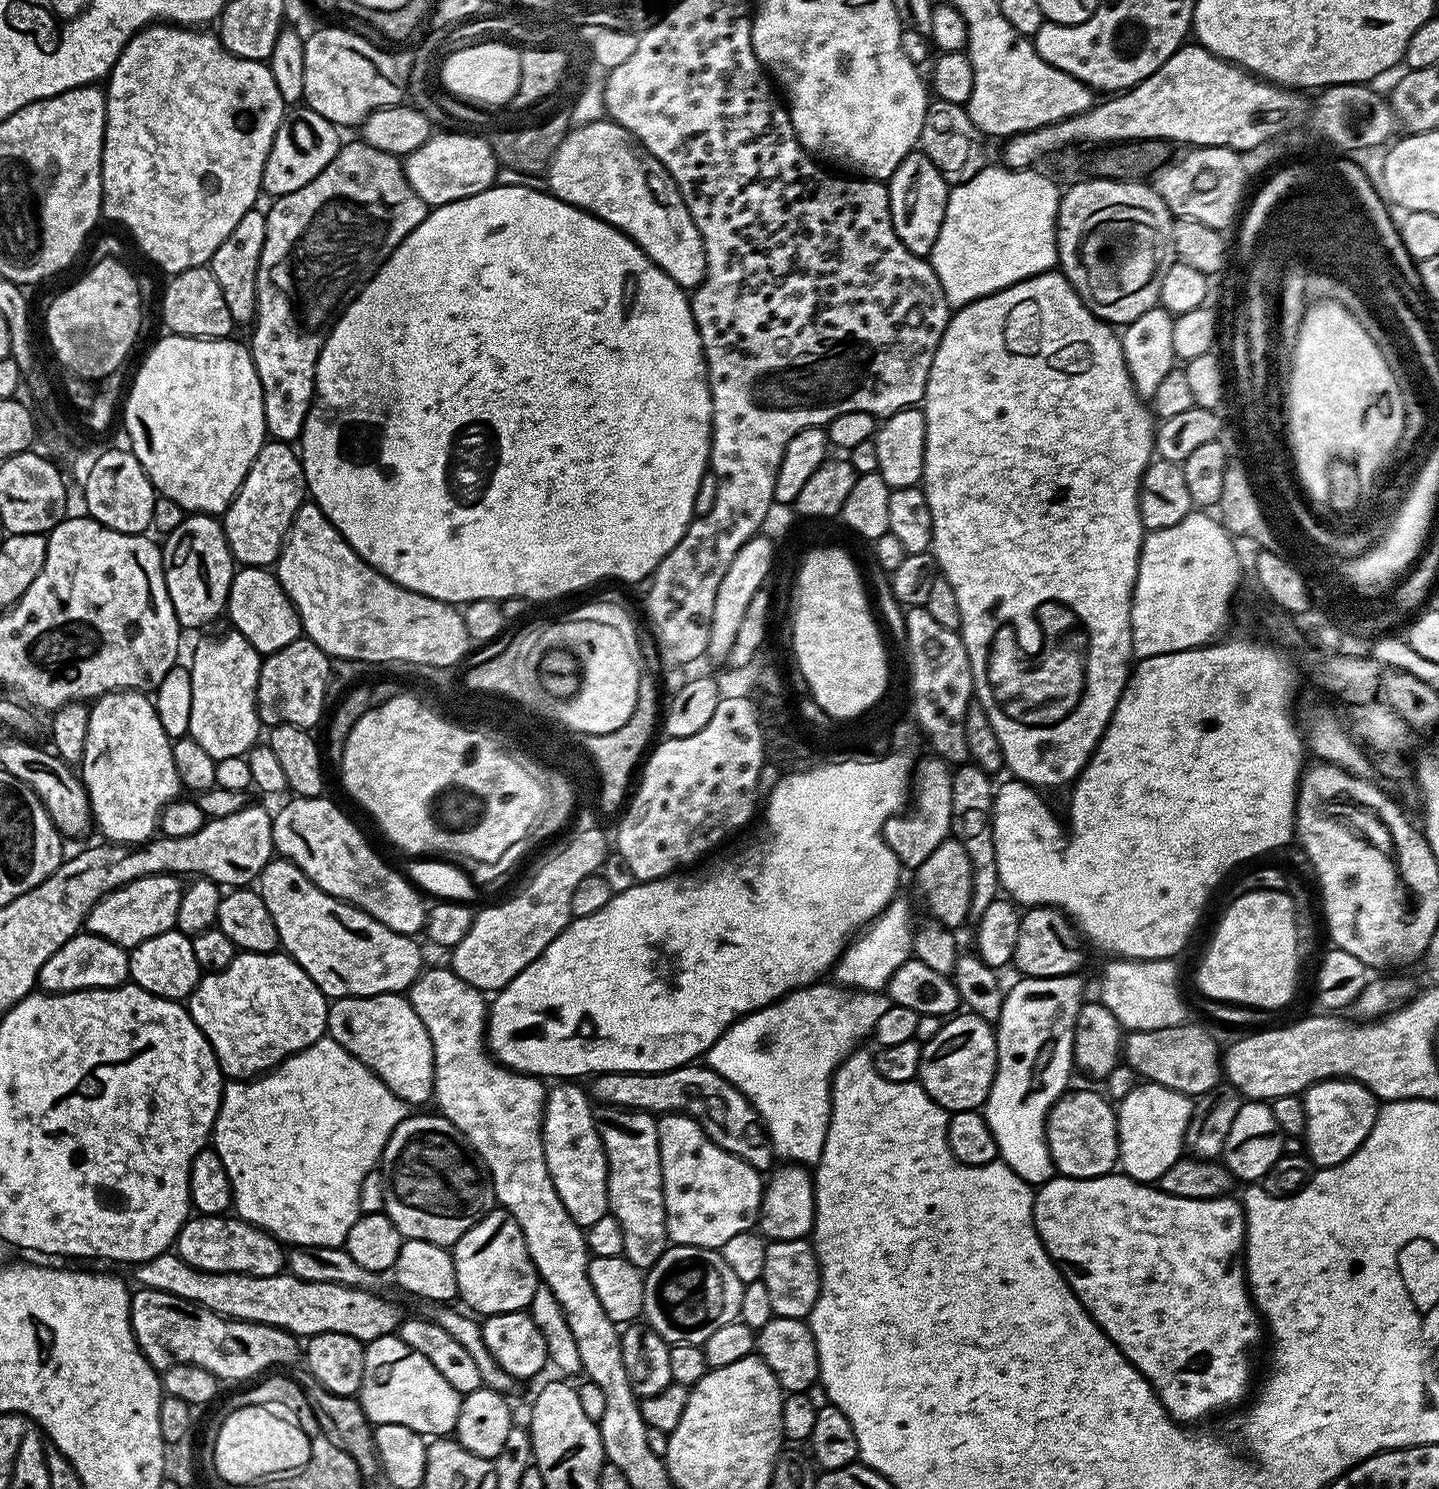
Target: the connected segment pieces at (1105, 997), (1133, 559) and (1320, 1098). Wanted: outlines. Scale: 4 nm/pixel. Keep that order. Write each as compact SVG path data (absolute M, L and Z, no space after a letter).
M1123 958L1109 959L1104 973L1100 976L1099 1003L1105 1004L1120 1023L1121 1029L1128 1032L1145 1032L1146 1030L1166 1030L1170 1026L1185 1023L1184 996L1180 993L1180 972L1176 969L1177 961L1166 960L1125 960Z
M1059 270L1043 272L1037 276L1026 278L1006 290L998 290L986 298L978 298L966 306L955 309L951 313L946 330L942 334L942 342L938 342L938 350L934 350L934 362L930 362L930 378L926 378L926 390L922 401L922 411L926 422L926 450L924 451L924 479L922 487L926 494L926 502L930 502L932 515L932 546L931 553L936 557L939 575L954 586L954 598L958 598L958 614L960 615L960 637L970 658L972 671L972 686L975 699L990 714L990 726L994 726L994 734L998 734L998 742L1002 742L1004 767L1015 779L1024 784L1031 784L1037 790L1044 788L1060 788L1063 784L1071 785L1080 771L1088 765L1096 743L1102 738L1106 726L1111 722L1114 710L1120 701L1124 687L1128 685L1130 665L1133 663L1132 654L1132 591L1136 585L1138 562L1140 561L1140 547L1144 545L1146 529L1140 520L1140 480L1144 472L1154 459L1154 416L1149 405L1142 402L1132 390L1132 379L1128 376L1128 367L1124 365L1124 351L1120 345L1117 329L1111 324L1105 324L1089 310L1085 297L1076 293L1076 287L1064 277Z
M1319 1080L1302 1094L1306 1110L1303 1139L1306 1156L1317 1169L1329 1168L1354 1154L1370 1134L1376 1121L1378 1101L1374 1093L1357 1080Z

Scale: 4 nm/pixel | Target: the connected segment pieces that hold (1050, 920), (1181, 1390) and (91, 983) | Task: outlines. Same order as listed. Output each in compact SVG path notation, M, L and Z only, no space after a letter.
M1029 907L1020 917L1018 943L1014 946L1012 964L1024 978L1049 980L1055 976L1071 976L1081 971L1084 948L1085 941L1076 925L1059 908Z
M1109 1174L1107 1176L1099 1176L1098 1178L1070 1178L1069 1176L1053 1175L1052 1179L1045 1184L1039 1185L1038 1195L1036 1198L1036 1208L1032 1211L1032 1217L1036 1223L1036 1229L1040 1235L1042 1246L1046 1250L1046 1254L1050 1254L1050 1258L1057 1264L1062 1275L1066 1278L1066 1282L1074 1290L1074 1294L1082 1302L1082 1306L1094 1318L1094 1322L1102 1329L1107 1336L1112 1339L1114 1346L1118 1346L1118 1350L1124 1355L1141 1374L1150 1382L1150 1386L1156 1392L1156 1397L1162 1402L1162 1406L1167 1410L1172 1419L1181 1425L1191 1425L1191 1420L1204 1420L1211 1412L1220 1412L1223 1408L1228 1408L1231 1404L1236 1404L1244 1395L1247 1397L1248 1379L1252 1376L1252 1364L1248 1361L1248 1351L1251 1350L1252 1344L1256 1344L1262 1340L1262 1317L1256 1310L1256 1305L1252 1303L1252 1297L1248 1294L1248 1282L1244 1279L1244 1206L1239 1199L1235 1200L1235 1195L1215 1196L1209 1200L1195 1200L1194 1198L1178 1198L1174 1194L1166 1194L1158 1186L1153 1186L1148 1182L1132 1180L1129 1176L1123 1174Z
M81 930L72 936L42 965L39 987L46 992L77 992L91 988L116 988L129 979L129 949L118 946L101 936Z

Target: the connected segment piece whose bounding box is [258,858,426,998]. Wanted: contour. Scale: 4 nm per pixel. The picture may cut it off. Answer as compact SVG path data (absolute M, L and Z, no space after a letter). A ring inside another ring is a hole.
M283 858L271 860L260 872L258 891L262 902L266 902L266 910L270 910L270 918L274 918L274 926L278 926L280 948L296 960L310 978L314 978L318 990L322 990L326 997L377 996L387 992L404 994L426 967L419 939L390 930L390 926L378 922L370 913L356 908L347 900L326 894L313 880L306 878L294 862Z

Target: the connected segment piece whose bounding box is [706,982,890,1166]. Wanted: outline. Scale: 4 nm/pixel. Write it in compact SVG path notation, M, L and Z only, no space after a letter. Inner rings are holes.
M817 982L815 984L809 984L806 988L795 988L793 992L786 993L781 1000L775 1000L770 1006L766 1006L757 1012L747 1012L746 1015L735 1020L724 1031L722 1038L718 1038L718 1042L714 1042L714 1046L710 1046L710 1050L706 1054L707 1067L713 1068L721 1078L734 1085L751 1102L754 1110L758 1110L758 1114L764 1123L764 1128L768 1132L768 1141L772 1143L773 1153L779 1159L781 1156L781 1161L791 1162L801 1166L814 1166L822 1158L822 1146L826 1146L826 1130L830 1126L830 1114L832 1113L832 1076L838 1070L840 1063L850 1053L857 1051L863 1045L860 1043L867 1036L869 1039L873 1035L878 1018L882 1018L882 1014L886 1014L886 1010L890 1006L890 1001L883 991L845 990L835 983L832 983L833 985L828 983Z

